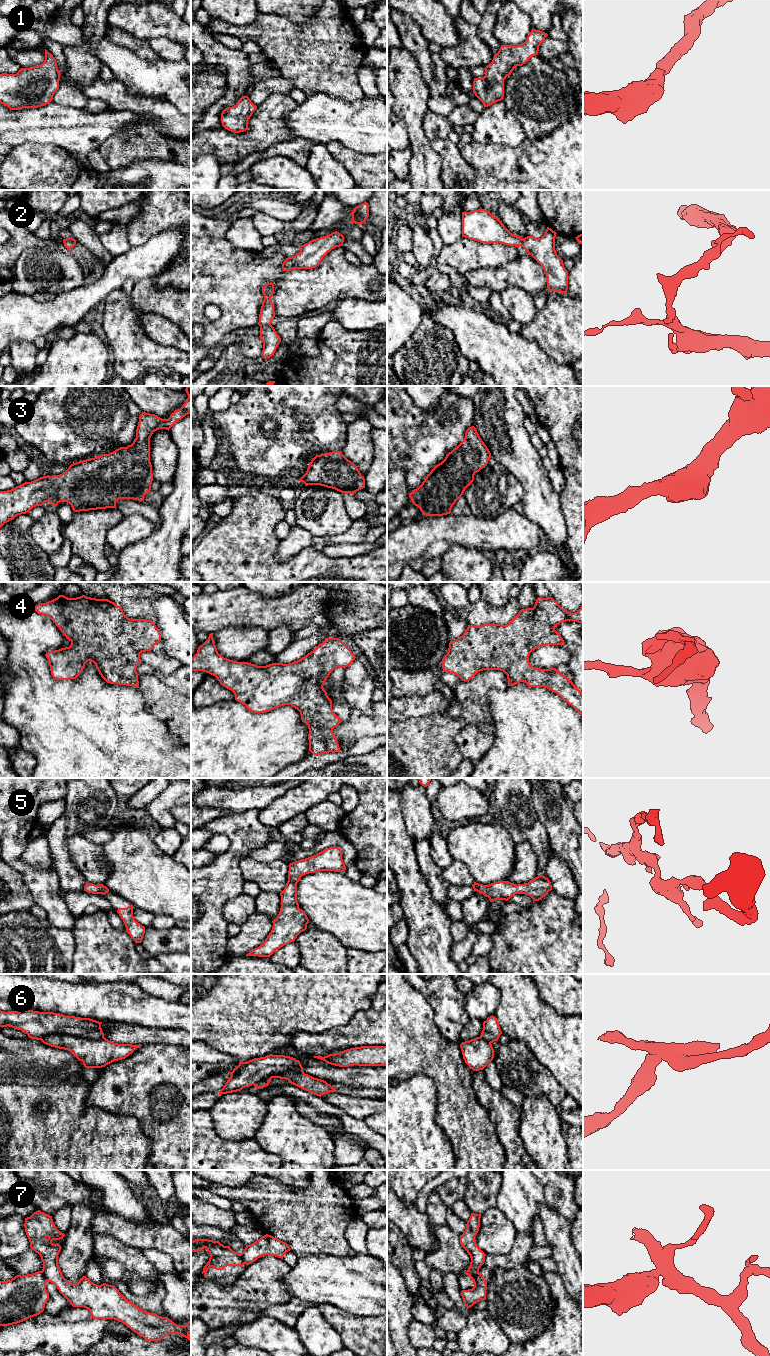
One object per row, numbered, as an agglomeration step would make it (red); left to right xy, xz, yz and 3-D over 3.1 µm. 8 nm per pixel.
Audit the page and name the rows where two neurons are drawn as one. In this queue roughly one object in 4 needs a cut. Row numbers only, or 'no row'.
6, 7

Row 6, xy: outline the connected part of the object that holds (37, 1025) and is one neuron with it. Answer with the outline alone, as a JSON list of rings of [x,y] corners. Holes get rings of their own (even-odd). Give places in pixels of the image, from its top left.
[[[0,1010],[0,1027],[12,1027],[25,1032],[29,1038],[42,1040],[54,1033],[102,1039],[102,1022],[75,1016],[65,1016],[54,1012],[20,1010],[4,1012]]]

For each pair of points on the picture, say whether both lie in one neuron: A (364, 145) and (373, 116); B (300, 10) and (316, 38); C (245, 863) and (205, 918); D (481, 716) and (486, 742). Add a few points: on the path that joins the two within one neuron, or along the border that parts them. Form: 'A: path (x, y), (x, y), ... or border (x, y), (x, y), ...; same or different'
A: path (365, 138), (365, 133), (372, 123); same
B: border (316, 10), (302, 22), (294, 22), (283, 17); different
C: border (244, 856), (239, 862), (239, 870), (245, 881); different
D: border (466, 723), (472, 723), (481, 730), (493, 735); different

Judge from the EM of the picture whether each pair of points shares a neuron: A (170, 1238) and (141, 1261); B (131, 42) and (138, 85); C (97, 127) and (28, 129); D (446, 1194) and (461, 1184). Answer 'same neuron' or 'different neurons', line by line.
A: different neurons
B: different neurons
C: same neuron
D: same neuron

